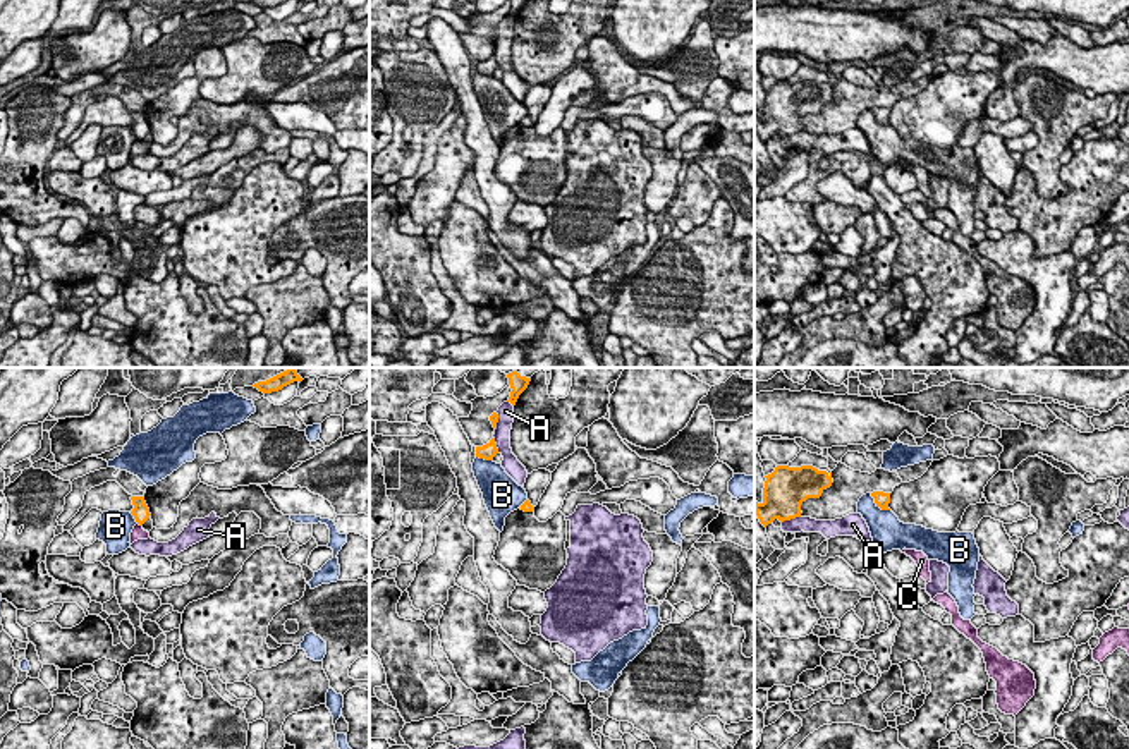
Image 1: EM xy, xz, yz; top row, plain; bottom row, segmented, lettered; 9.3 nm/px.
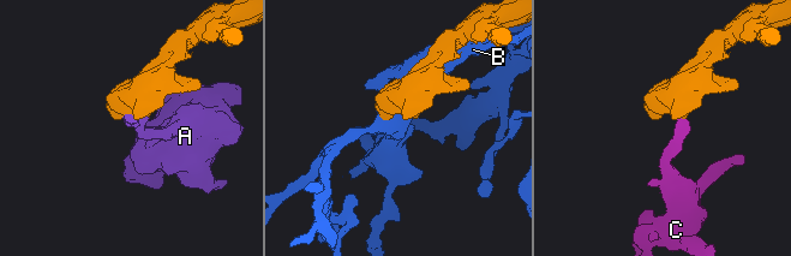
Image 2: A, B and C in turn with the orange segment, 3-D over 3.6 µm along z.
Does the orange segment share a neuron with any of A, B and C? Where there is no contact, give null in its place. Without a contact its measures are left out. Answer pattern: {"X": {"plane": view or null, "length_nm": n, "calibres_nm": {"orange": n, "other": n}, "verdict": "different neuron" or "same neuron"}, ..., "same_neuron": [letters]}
{"A": {"plane": "yz", "length_nm": 190, "calibres_nm": {"orange": 400, "other": 140}, "verdict": "different neuron"}, "B": {"plane": "yz", "length_nm": 260, "calibres_nm": {"orange": 140, "other": 300}, "verdict": "different neuron"}, "C": {"plane": "xy", "length_nm": 60, "calibres_nm": {"orange": 160, "other": 130}, "verdict": "different neuron"}, "same_neuron": []}

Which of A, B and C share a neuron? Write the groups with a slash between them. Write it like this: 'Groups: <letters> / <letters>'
Groups: A / B / C

